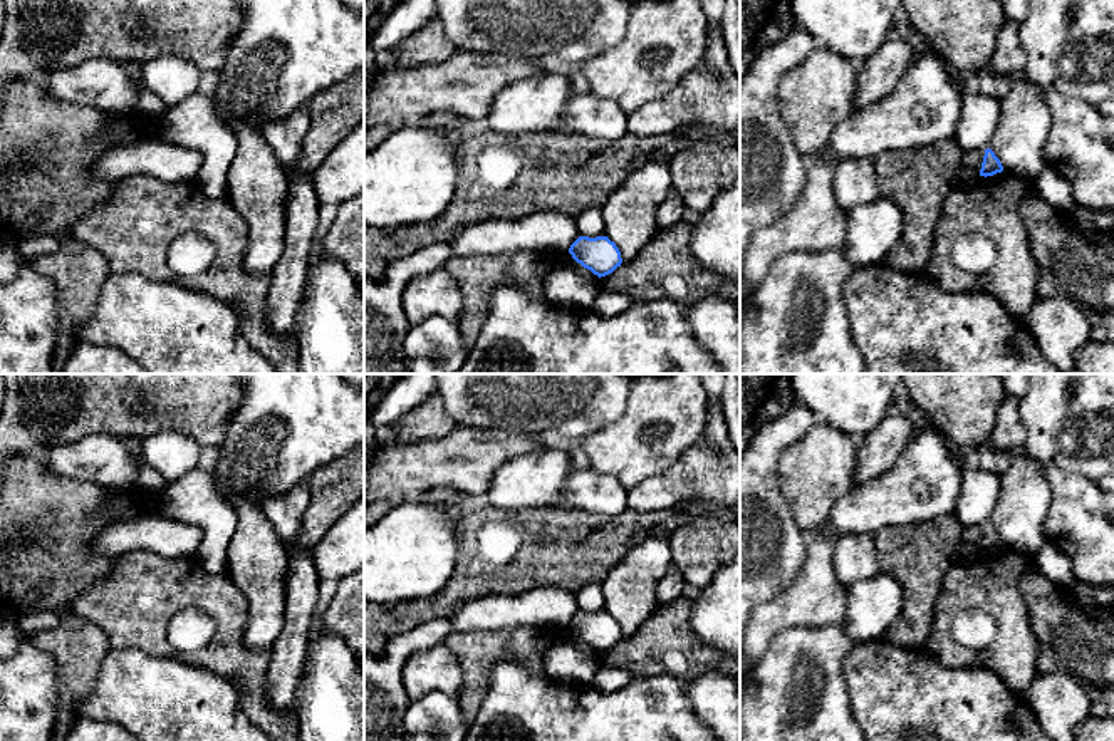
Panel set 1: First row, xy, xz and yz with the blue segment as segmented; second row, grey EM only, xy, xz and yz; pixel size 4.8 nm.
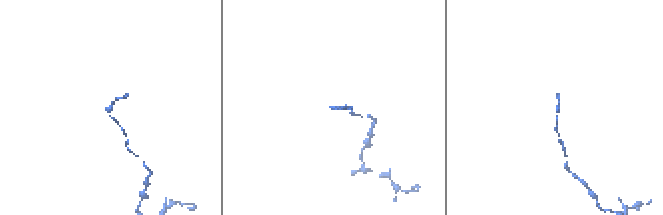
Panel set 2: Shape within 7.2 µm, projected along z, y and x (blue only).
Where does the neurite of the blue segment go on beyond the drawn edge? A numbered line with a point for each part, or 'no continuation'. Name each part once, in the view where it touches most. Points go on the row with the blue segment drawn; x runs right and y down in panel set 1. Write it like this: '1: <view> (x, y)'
no continuation

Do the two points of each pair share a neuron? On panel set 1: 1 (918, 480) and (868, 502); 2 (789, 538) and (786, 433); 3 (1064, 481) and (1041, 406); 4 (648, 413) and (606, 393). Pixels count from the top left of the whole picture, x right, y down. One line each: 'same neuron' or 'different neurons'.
1: same neuron
2: same neuron
3: different neurons
4: different neurons

